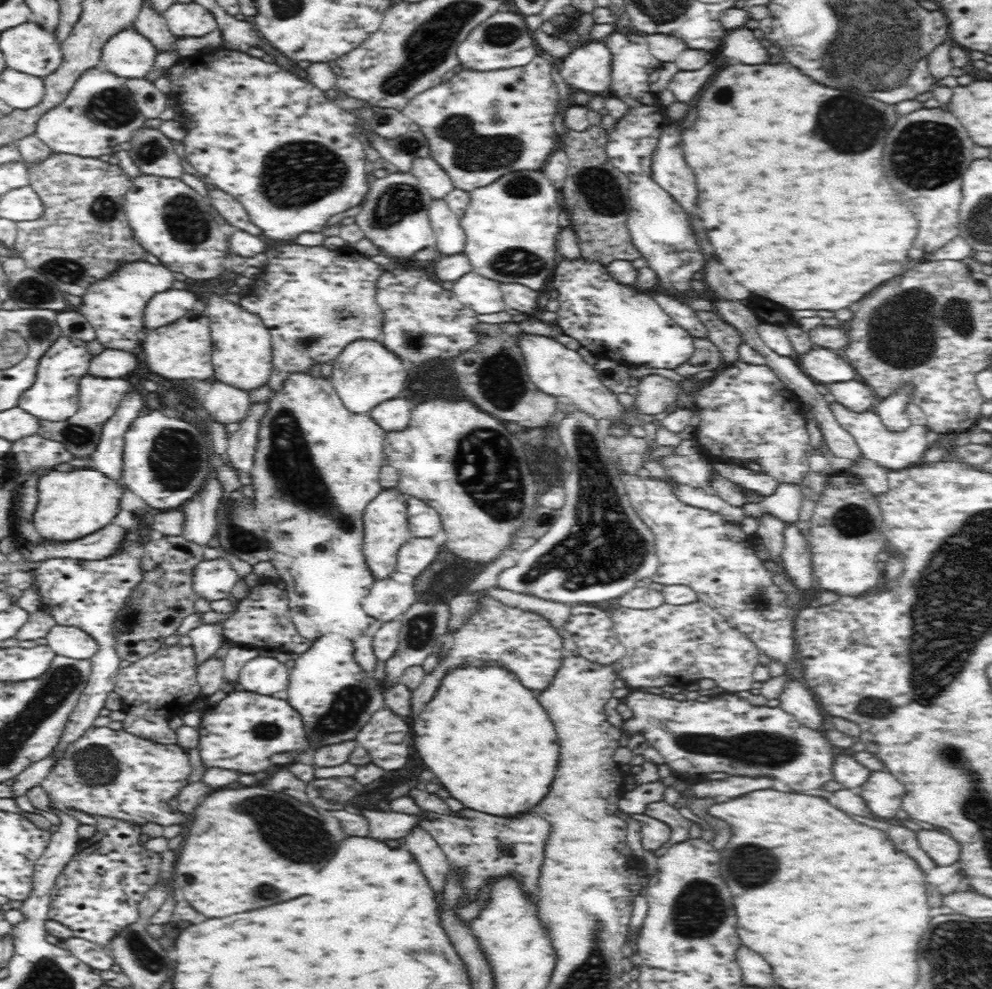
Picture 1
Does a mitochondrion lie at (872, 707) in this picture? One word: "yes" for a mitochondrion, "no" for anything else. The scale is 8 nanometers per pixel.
yes

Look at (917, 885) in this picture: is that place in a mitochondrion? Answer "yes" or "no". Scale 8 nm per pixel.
no

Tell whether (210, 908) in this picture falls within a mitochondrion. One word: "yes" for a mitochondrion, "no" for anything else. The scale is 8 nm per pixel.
no

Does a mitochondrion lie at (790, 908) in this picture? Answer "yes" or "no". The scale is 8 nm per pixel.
no

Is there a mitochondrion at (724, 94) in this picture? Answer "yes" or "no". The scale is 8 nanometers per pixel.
yes

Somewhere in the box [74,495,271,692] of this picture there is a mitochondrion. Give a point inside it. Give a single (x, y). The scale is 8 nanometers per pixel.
(235, 539)

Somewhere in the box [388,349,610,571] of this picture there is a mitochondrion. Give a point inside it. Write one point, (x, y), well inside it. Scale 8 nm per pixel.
(480, 473)

